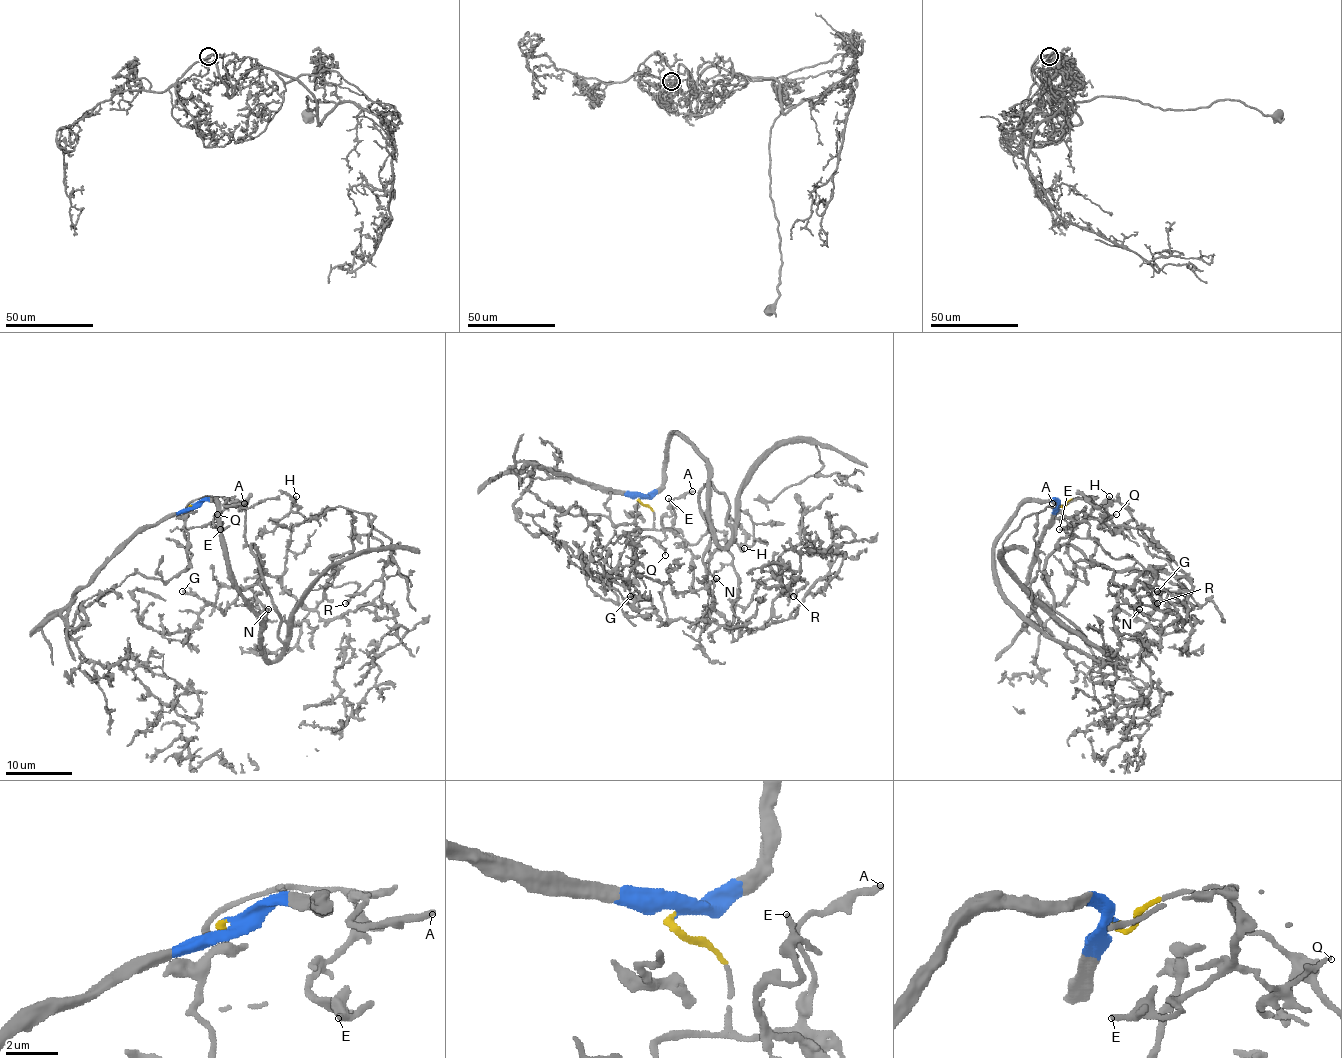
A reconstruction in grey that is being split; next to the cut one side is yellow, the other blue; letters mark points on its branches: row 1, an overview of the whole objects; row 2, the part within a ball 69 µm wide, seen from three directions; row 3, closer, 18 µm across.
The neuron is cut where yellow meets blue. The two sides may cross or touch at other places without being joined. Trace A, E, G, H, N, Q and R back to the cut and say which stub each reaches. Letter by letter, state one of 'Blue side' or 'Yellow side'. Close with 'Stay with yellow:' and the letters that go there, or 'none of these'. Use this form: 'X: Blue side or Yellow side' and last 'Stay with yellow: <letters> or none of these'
A: Yellow side
E: Yellow side
G: Blue side
H: Blue side
N: Blue side
Q: Yellow side
R: Blue side
Stay with yellow: A, E, Q

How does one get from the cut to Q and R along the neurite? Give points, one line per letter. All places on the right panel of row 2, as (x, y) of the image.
Q: (1061, 504), (1063, 507), (1073, 497), (1091, 496), (1091, 514), (1101, 522), (1116, 514)
R: (1061, 504), (1020, 507), (1002, 594), (1099, 660), (1055, 552), (1191, 585), (1139, 582), (1157, 604)

